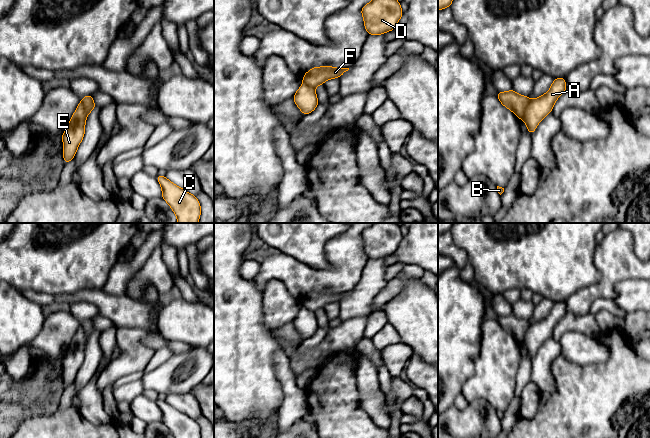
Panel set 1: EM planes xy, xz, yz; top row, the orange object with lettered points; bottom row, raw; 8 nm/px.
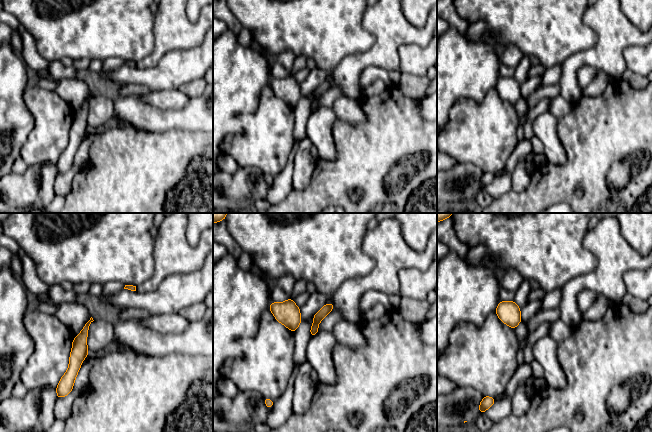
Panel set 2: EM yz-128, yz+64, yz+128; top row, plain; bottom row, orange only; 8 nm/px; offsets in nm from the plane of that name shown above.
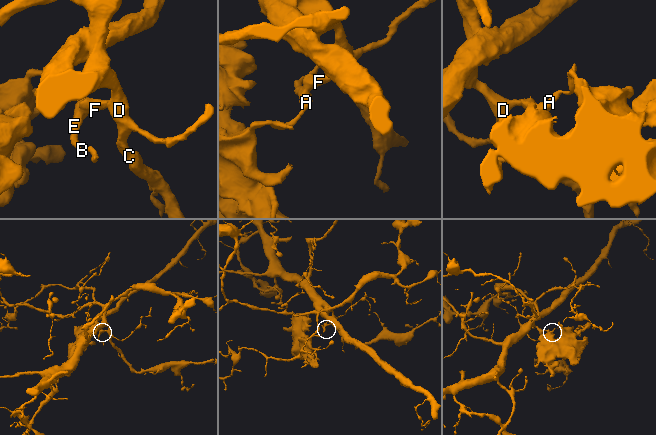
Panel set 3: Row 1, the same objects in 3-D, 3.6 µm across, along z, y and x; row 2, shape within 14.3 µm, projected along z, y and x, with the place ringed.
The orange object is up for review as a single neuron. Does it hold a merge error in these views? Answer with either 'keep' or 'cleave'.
cleave

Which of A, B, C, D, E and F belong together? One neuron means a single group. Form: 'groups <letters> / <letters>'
groups A B E / C D F

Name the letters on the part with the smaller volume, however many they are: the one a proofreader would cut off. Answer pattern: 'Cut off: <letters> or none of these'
Cut off: A, B, E

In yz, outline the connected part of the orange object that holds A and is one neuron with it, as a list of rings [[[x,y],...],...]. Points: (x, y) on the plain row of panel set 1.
[[[565,301],[556,302],[547,317],[529,324],[522,343],[525,345],[530,359],[533,358],[542,343],[552,336],[556,324],[566,313]]]

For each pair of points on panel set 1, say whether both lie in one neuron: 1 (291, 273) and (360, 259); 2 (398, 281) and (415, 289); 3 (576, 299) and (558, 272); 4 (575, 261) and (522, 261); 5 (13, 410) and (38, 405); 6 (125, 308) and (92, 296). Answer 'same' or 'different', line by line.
1: same
2: different
3: different
4: same
5: same
6: same

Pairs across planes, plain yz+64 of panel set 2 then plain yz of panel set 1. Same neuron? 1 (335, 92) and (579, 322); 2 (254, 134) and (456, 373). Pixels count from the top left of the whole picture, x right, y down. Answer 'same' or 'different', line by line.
1: same
2: different

